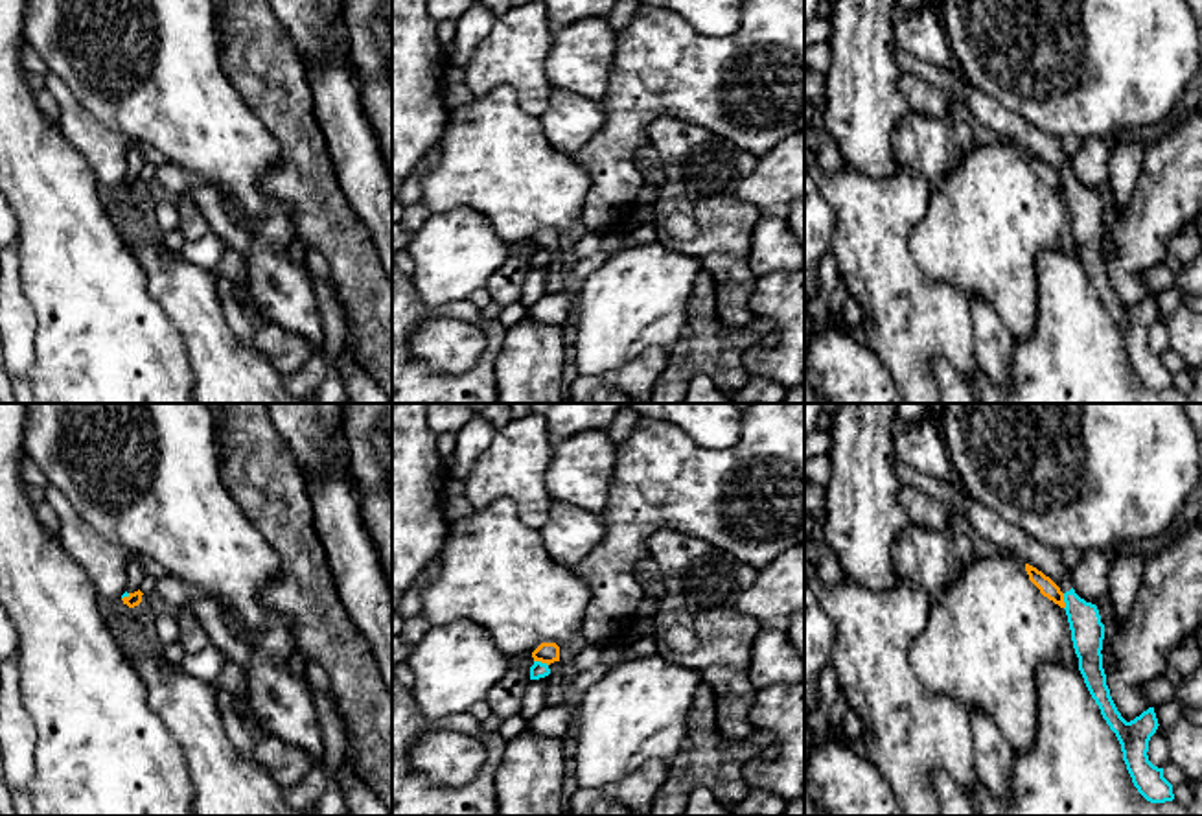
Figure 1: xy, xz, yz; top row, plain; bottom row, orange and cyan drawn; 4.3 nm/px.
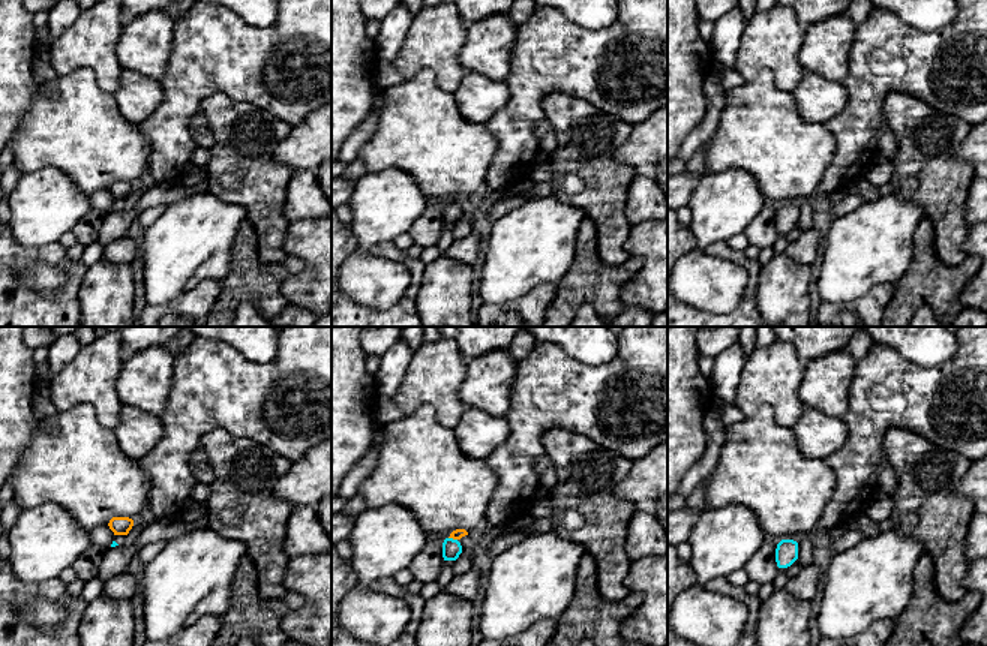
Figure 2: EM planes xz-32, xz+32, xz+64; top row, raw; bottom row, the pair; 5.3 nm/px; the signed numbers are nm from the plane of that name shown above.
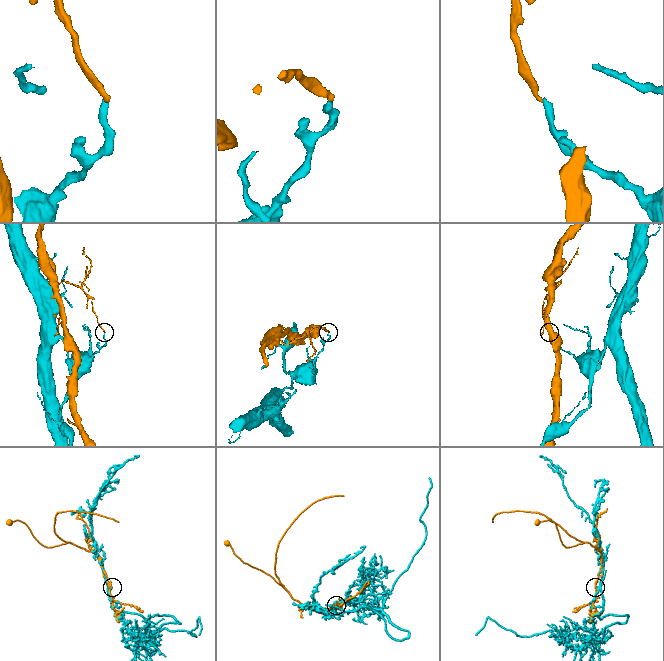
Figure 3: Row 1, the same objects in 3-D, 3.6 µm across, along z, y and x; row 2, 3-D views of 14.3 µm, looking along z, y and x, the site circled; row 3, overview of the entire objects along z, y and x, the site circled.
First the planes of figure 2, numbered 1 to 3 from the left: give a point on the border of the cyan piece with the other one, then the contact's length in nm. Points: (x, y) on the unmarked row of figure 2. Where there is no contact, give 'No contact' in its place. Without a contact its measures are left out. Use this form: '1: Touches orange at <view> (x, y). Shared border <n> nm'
1: No contact
2: Touches orange at xz+32 (453, 203). Shared border 50 nm
3: No contact

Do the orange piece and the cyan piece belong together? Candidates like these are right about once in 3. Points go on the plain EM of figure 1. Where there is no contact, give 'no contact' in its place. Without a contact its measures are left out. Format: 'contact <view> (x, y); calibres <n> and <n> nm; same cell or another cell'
contact yz (1063, 188); calibres 80 and 140 nm; another cell

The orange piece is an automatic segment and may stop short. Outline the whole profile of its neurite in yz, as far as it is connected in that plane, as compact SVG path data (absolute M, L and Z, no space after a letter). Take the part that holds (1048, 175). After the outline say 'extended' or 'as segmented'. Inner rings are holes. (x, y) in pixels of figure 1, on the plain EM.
M1025 151L1025 158L1029 162L1029 168L1040 177L1040 181L1044 184L1053 188L1060 195L1066 195L1064 181L1060 179L1060 175L1049 164L1046 164L1042 158L1038 158L1036 155L1033 155L1029 151Z | as segmented

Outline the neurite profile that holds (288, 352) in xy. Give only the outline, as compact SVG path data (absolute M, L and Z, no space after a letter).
M263 322L252 344L272 363L280 374L291 374L306 367L317 354L304 339L276 326Z

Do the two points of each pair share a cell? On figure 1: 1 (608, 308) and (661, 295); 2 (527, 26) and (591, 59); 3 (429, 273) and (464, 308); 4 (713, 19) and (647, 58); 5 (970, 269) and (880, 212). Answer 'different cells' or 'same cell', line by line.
1: same cell
2: different cells
3: different cells
4: different cells
5: different cells

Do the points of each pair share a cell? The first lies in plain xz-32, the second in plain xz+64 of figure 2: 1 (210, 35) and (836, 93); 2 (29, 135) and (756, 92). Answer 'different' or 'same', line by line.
1: different
2: same

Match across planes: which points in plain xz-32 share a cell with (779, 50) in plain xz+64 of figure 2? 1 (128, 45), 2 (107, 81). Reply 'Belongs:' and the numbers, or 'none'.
Belongs: 2

